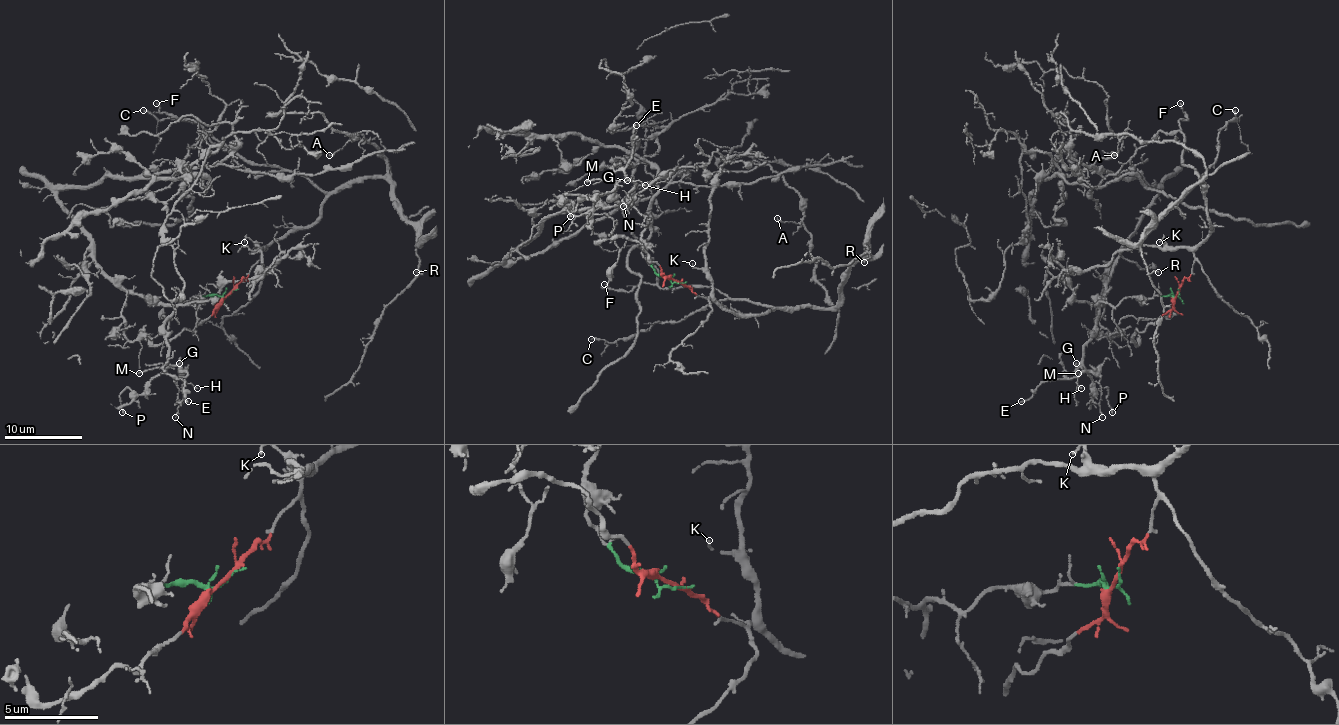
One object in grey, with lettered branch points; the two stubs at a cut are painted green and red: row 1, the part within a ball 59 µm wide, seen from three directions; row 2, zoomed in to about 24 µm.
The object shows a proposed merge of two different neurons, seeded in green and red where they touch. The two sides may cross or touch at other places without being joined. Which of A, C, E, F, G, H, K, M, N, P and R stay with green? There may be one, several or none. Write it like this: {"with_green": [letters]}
{"with_green": ["E", "G", "H", "M", "N", "P"]}

